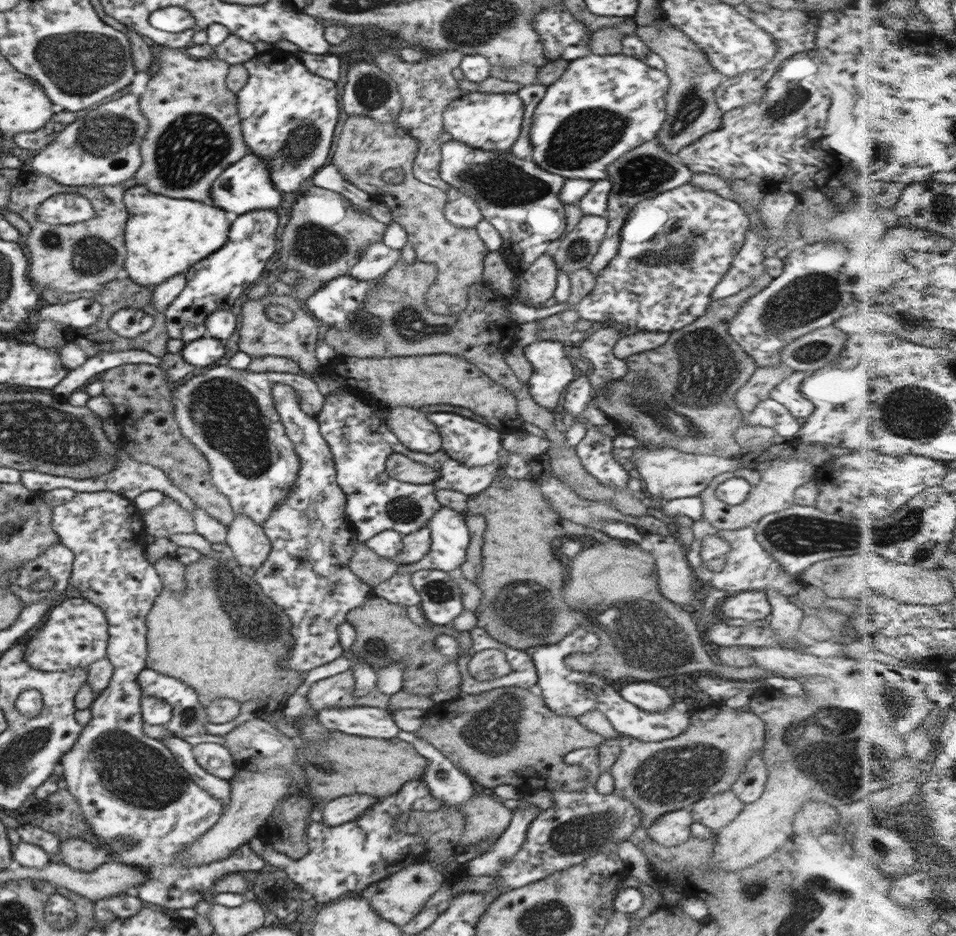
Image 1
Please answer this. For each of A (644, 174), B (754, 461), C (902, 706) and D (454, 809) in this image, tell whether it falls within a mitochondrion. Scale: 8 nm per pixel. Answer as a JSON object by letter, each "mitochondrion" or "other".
{"A":"mitochondrion","B":"other","C":"mitochondrion","D":"other"}

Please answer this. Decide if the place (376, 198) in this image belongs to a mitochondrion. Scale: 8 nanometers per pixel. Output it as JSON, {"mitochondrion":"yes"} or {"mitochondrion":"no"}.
{"mitochondrion":"no"}

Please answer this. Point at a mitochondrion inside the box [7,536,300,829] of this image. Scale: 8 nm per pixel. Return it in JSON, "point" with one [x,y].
{"point":[133,770]}

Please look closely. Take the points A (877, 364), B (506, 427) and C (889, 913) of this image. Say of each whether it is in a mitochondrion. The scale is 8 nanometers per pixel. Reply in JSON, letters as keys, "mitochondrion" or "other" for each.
{"A":"other","B":"other","C":"other"}

